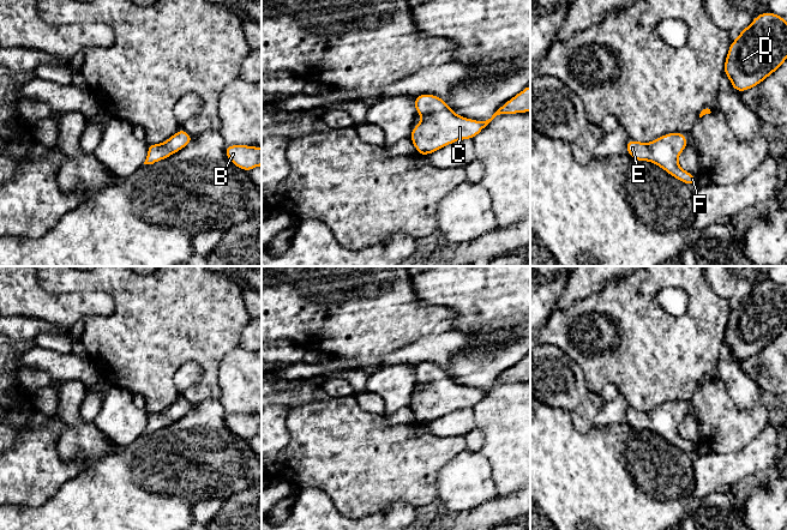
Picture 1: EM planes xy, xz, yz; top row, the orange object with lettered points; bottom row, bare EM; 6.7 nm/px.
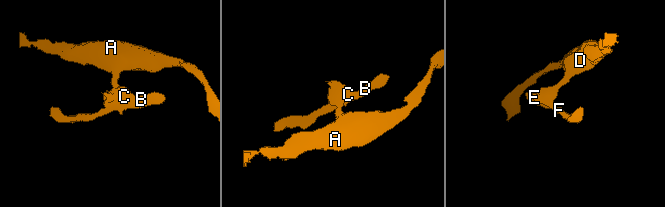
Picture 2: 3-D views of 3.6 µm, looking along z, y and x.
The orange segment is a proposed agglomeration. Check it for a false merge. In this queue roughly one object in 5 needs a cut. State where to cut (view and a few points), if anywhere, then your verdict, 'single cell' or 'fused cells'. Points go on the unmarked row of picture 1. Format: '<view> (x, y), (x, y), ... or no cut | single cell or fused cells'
no cut | single cell

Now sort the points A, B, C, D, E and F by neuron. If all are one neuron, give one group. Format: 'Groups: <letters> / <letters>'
Groups: A B C D E F

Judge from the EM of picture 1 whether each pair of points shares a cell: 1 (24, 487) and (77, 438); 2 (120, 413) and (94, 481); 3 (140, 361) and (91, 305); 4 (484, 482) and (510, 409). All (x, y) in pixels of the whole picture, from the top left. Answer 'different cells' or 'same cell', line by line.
1: different cells
2: different cells
3: different cells
4: different cells

